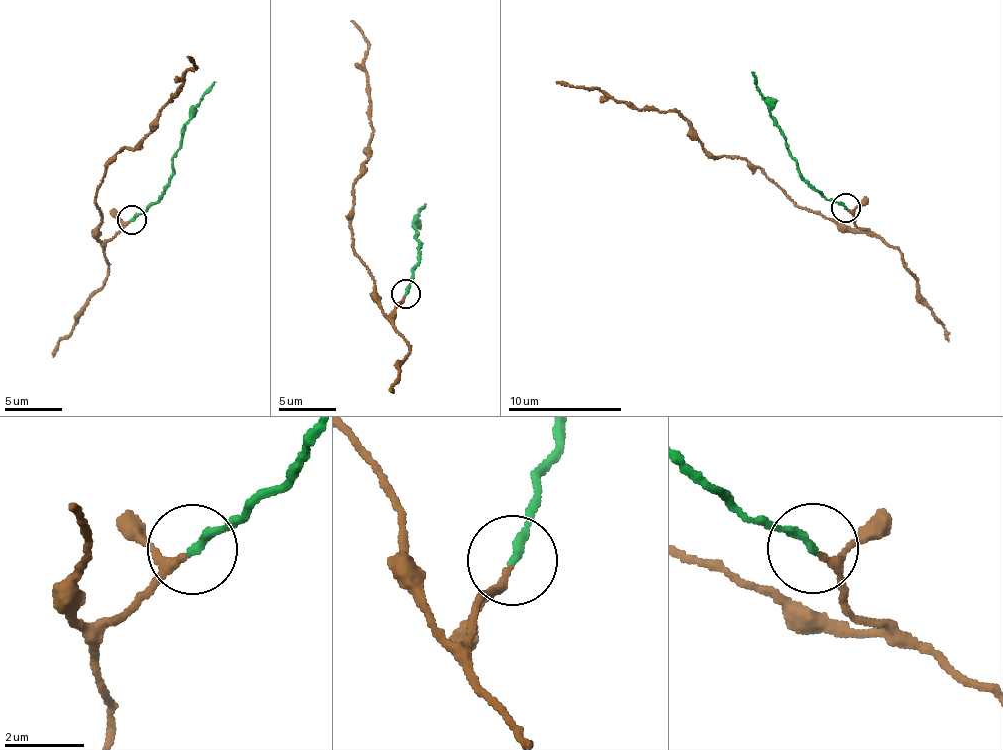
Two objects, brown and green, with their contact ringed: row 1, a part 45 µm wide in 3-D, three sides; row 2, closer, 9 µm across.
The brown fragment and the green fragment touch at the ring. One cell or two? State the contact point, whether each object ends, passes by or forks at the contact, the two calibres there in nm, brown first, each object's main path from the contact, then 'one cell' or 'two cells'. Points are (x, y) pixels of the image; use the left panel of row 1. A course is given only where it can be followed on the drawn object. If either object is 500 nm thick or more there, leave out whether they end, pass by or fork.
at (132, 219); brown passes by; green ends there; 150 nm thick on the brown side, 220 nm on the other; brown runs (132, 220), (102, 240), (96, 201), (109, 161), (134, 148), (180, 93), (185, 71), (197, 68), (186, 56); green runs (132, 220), (148, 208), (172, 179), (172, 158), (182, 127), (215, 81); one cell

